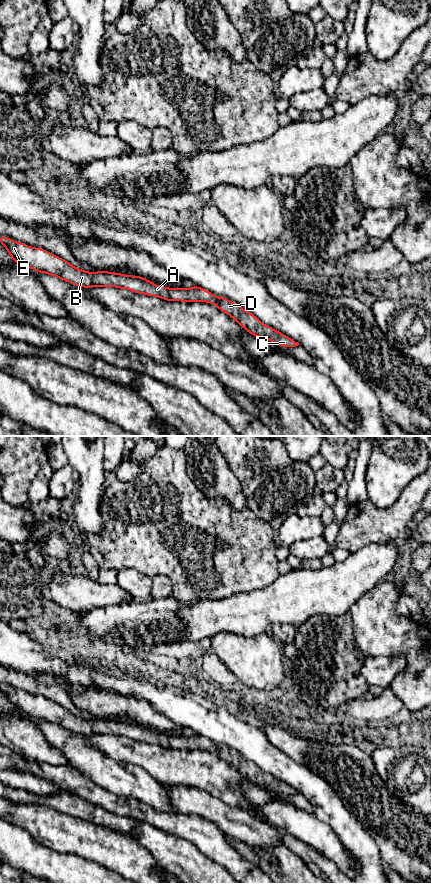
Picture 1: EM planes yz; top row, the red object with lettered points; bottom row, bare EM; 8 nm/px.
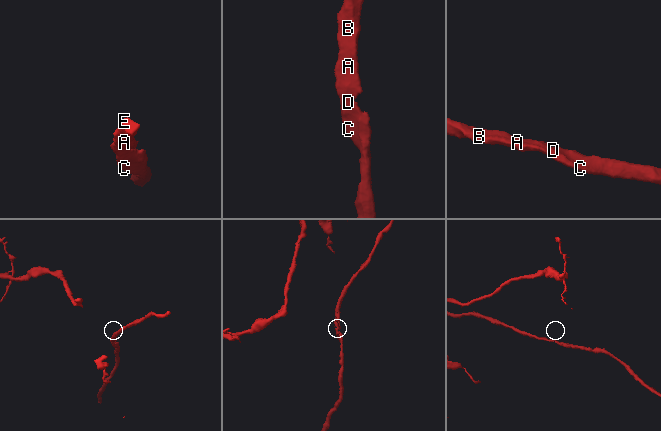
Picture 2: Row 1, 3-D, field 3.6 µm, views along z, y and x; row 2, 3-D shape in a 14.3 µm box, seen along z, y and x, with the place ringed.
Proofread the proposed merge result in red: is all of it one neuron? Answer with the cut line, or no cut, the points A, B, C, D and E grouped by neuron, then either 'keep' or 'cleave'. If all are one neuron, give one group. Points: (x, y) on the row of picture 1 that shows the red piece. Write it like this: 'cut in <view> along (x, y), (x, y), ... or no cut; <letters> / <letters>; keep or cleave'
no cut; A B C D E; keep

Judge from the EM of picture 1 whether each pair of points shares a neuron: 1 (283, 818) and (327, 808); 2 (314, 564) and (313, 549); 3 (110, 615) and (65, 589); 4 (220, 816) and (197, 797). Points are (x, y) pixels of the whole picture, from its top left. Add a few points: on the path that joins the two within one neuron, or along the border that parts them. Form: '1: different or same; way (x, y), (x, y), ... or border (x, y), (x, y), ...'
1: different; border (314, 813), (331, 829)
2: different; border (319, 558), (304, 558), (302, 560)
3: different; border (120, 603), (98, 606), (92, 610)
4: same; way (214, 810), (203, 803)

